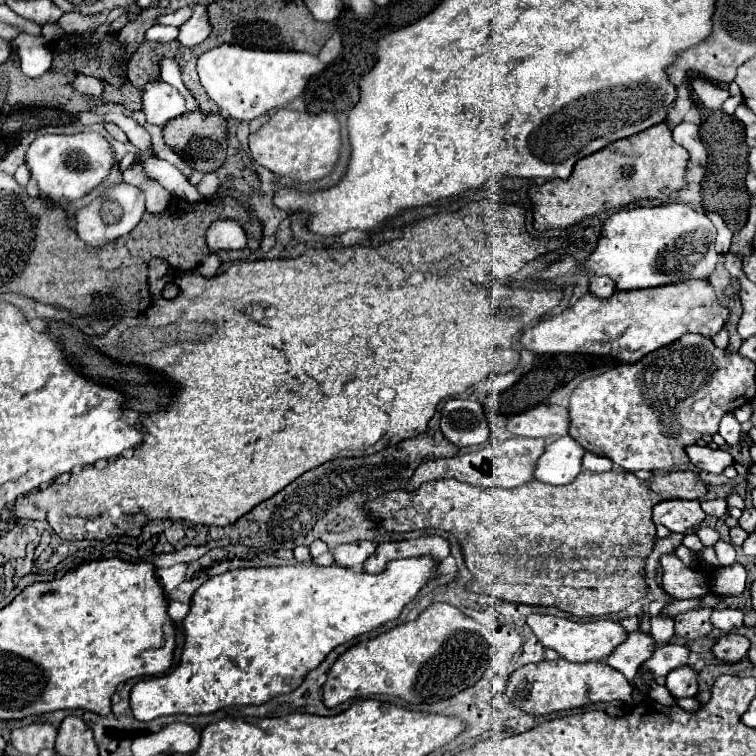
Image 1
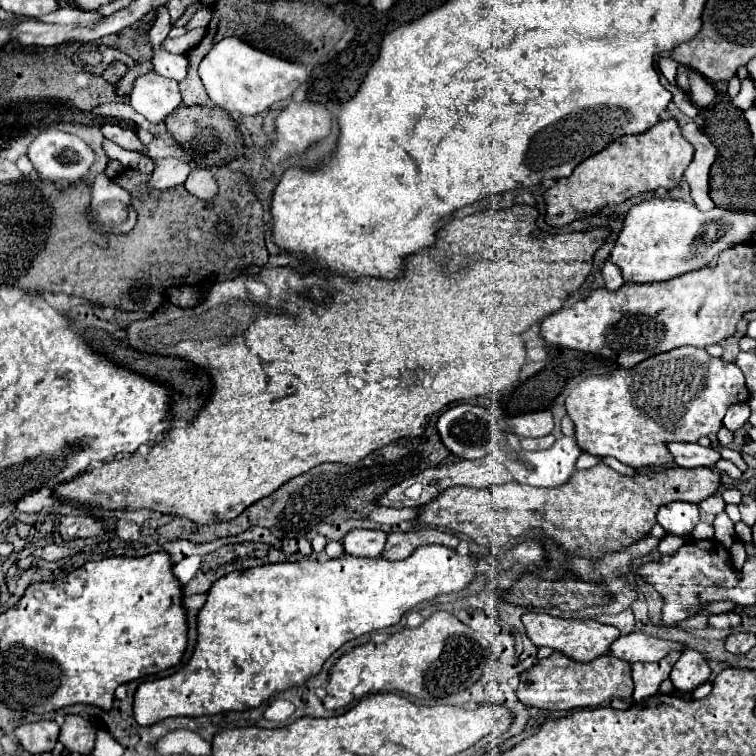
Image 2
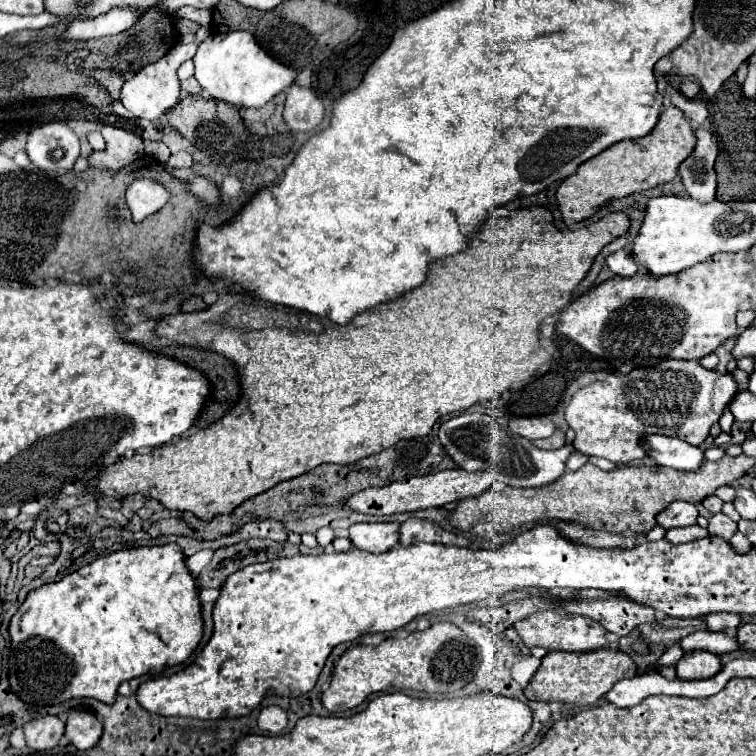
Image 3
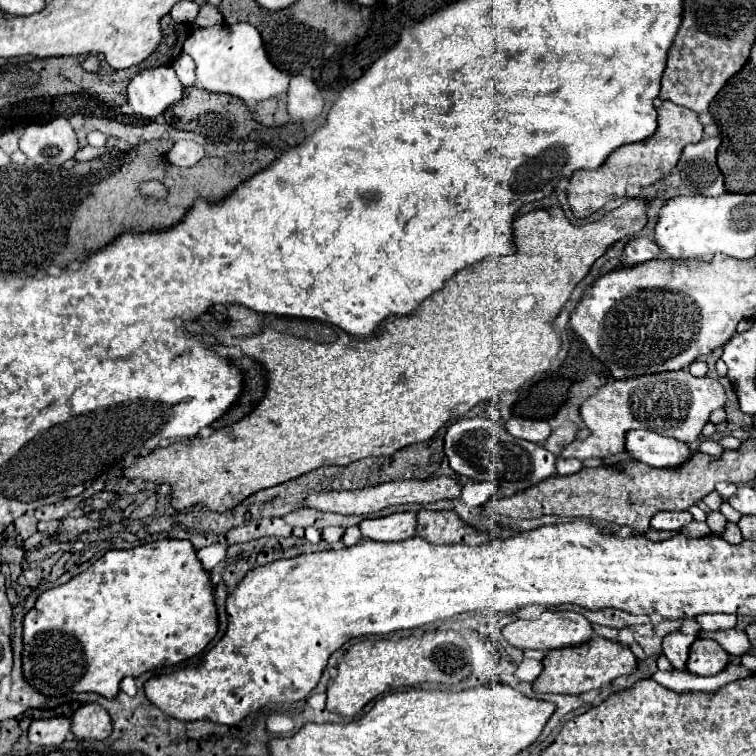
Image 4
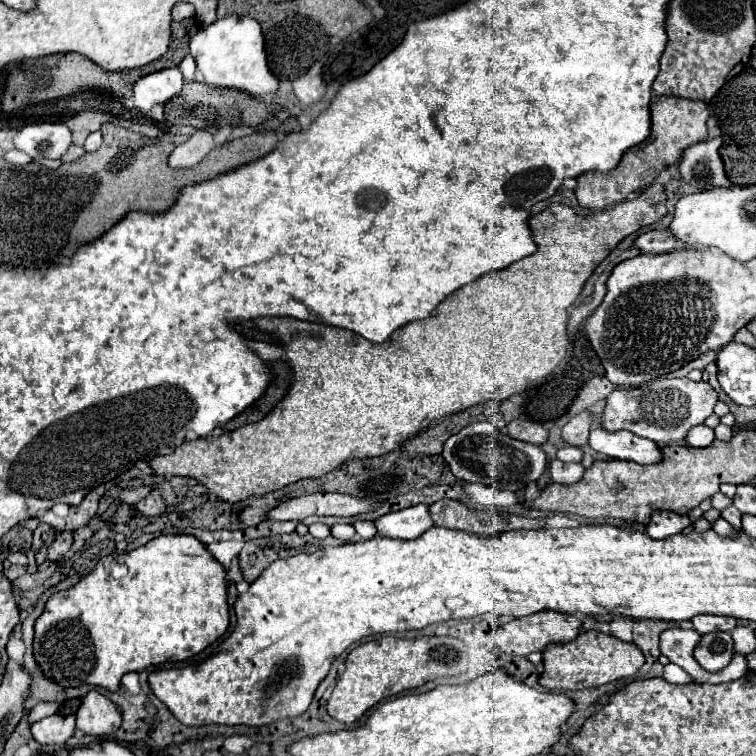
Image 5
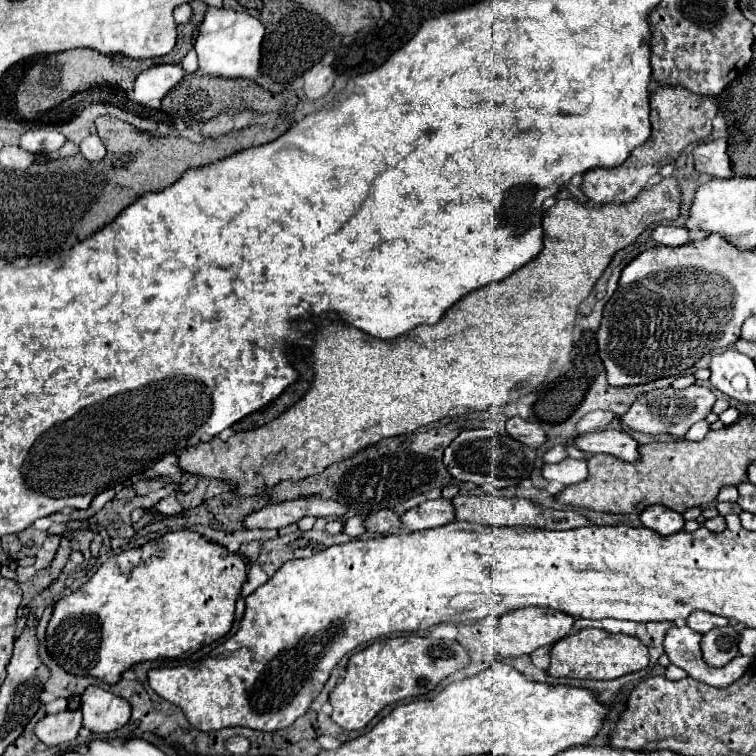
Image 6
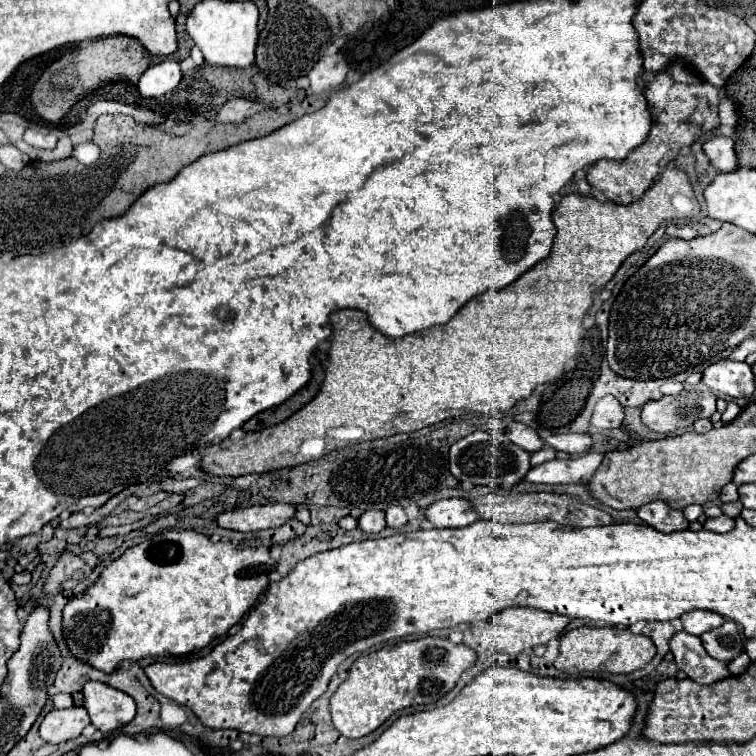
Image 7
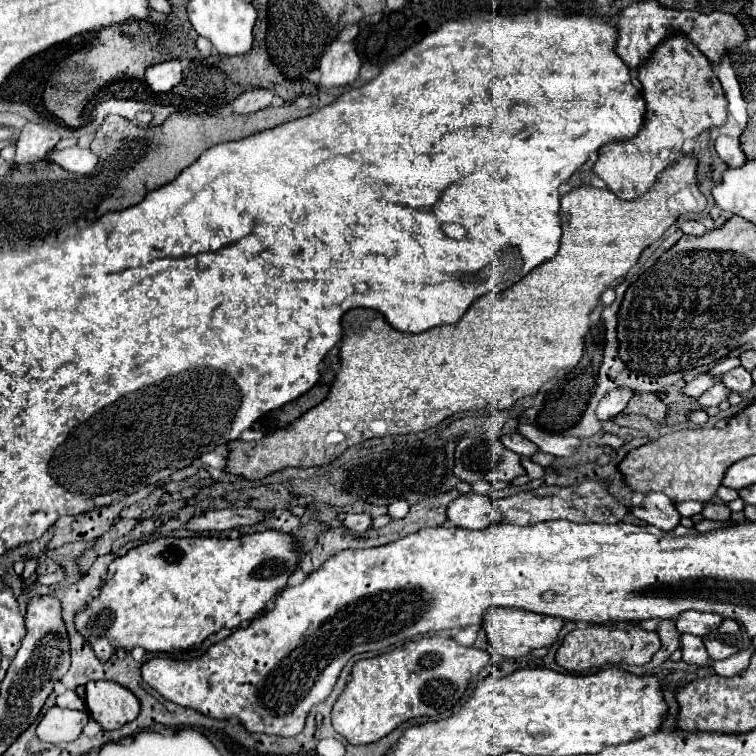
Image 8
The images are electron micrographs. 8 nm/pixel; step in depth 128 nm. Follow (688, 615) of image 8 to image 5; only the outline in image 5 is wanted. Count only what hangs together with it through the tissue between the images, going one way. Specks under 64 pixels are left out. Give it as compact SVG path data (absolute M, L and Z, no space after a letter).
M694 616L692 618L694 630L698 634L708 634L708 632L716 632L716 630L724 630L724 632L732 632L736 628L736 620L728 618L728 616Z

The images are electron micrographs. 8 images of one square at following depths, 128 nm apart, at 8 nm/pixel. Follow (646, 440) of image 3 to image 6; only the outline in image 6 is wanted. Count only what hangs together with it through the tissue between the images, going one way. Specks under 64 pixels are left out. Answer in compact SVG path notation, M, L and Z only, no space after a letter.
M602 430L602 432L588 432L584 436L576 436L570 444L586 454L614 454L622 460L636 462L638 456L638 442L620 430Z

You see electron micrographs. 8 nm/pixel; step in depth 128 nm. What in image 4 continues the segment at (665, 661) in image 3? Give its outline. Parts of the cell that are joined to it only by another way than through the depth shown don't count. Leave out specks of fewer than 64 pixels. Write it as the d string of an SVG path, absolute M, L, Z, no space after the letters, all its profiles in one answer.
M672 632L672 634L664 636L664 642L662 642L664 656L670 660L670 664L676 670L686 670L688 652L696 638L698 638L698 634L684 634L684 632Z

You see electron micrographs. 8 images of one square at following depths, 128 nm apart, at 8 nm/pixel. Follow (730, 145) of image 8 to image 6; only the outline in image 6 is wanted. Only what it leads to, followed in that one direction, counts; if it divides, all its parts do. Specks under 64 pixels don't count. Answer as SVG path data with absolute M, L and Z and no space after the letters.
M724 138L712 140L712 142L702 142L694 148L694 164L696 170L716 176L716 178L730 178L732 166L730 166L730 156L728 156L728 142Z

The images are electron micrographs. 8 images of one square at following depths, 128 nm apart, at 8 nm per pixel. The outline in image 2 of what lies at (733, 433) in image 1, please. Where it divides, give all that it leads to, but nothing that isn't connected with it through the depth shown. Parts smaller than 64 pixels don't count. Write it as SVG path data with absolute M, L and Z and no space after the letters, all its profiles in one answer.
M734 404L732 408L728 408L728 412L726 412L726 416L724 416L724 426L734 432L734 430L738 430L740 426L744 426L748 418L750 418L750 408L748 408L748 404Z

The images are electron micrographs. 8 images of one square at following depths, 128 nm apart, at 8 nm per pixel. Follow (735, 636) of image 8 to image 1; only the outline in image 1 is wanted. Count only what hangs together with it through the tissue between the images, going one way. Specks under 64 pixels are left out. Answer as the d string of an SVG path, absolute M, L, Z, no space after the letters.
M686 664L684 668L674 668L666 676L666 688L674 698L682 696L696 696L698 694L698 672Z

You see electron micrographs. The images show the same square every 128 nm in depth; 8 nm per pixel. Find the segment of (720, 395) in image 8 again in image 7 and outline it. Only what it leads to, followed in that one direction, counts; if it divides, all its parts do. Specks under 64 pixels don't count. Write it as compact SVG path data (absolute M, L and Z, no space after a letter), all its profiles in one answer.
M684 390L678 396L662 396L656 402L644 404L642 422L658 434L676 434L676 430L684 430L692 426L698 418L710 418L714 412L716 412L716 394Z

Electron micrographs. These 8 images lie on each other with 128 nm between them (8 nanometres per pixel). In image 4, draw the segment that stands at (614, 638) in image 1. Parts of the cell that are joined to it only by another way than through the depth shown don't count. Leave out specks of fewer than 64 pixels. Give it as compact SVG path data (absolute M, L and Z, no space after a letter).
M544 610L542 616L538 616L536 620L514 620L508 626L504 626L502 630L504 640L508 644L512 644L518 650L554 650L554 648L566 648L566 646L576 646L586 642L592 636L592 626L590 622L578 614L578 612L570 612L570 610Z

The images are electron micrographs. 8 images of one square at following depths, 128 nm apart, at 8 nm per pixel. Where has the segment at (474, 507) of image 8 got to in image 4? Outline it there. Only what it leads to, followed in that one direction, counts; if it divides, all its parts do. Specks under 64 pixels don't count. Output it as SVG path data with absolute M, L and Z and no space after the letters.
M398 512L384 518L360 522L364 538L378 542L398 542L416 536L416 512Z

